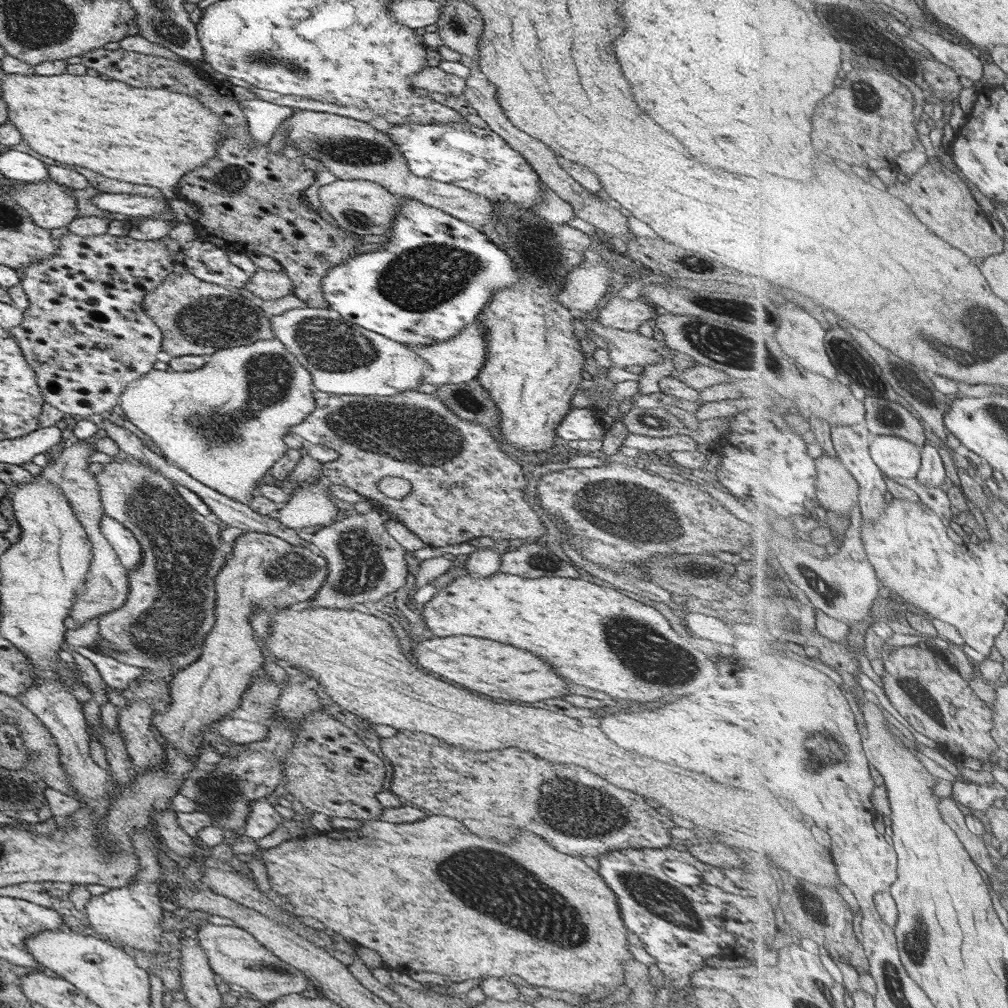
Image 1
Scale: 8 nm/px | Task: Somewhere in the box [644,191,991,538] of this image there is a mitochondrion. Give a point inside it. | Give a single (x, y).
(720, 345)

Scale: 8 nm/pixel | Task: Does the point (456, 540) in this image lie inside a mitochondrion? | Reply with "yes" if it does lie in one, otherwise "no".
no

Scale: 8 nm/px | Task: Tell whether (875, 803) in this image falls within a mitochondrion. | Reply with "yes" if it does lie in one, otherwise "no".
no

